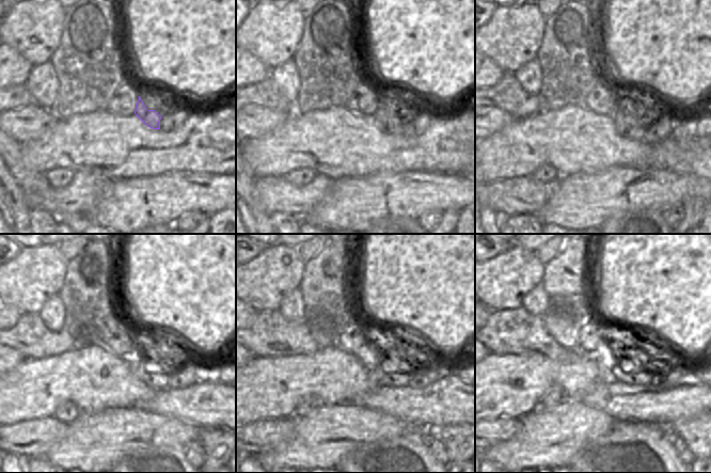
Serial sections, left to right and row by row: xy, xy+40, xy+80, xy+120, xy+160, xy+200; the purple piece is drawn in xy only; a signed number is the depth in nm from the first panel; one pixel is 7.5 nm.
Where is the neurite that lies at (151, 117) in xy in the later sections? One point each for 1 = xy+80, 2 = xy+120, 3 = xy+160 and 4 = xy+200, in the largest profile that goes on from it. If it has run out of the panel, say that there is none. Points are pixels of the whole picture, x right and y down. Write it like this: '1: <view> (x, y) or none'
1: xy+80 (627, 127)
2: xy+120 (144, 368)
3: xy+160 (384, 374)
4: xy+200 (631, 375)

